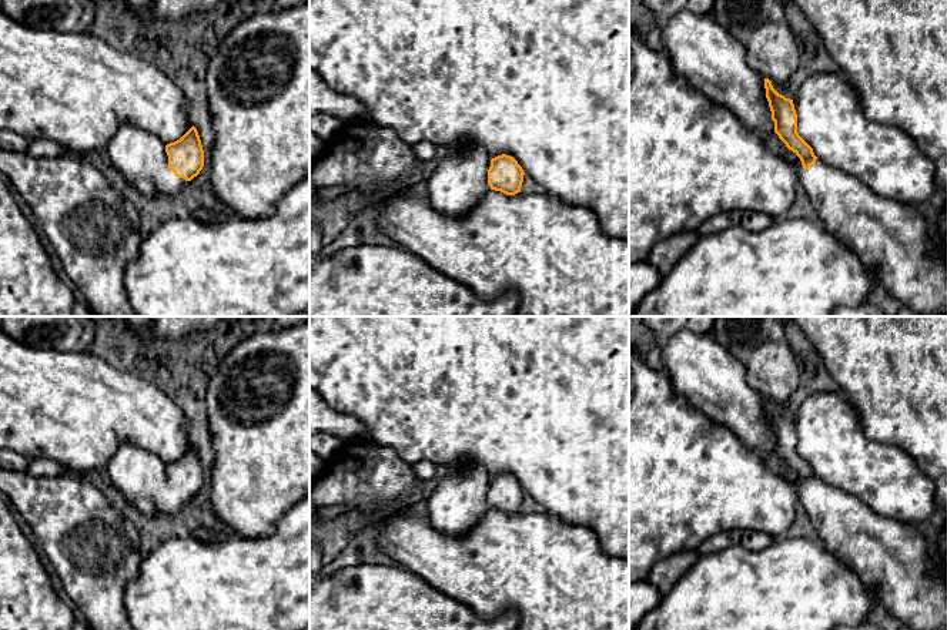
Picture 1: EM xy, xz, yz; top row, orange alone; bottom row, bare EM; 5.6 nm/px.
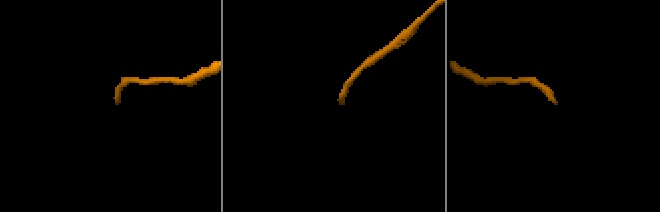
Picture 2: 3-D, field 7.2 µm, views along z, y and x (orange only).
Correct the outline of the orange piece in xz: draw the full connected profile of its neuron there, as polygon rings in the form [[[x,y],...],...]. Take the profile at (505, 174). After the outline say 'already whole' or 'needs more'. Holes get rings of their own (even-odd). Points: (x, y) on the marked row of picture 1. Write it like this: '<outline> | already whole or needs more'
[[[472,143],[452,147],[424,184],[434,210],[446,217],[461,217],[491,190],[506,195],[521,192],[523,175],[513,157],[491,158],[483,145]]] | needs more

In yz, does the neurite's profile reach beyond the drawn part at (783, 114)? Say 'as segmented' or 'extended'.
extended

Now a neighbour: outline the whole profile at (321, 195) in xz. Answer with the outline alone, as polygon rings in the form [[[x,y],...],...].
[[[347,185],[324,187],[309,192],[309,204],[319,207],[325,202],[335,200],[337,197],[347,195],[349,188]]]

